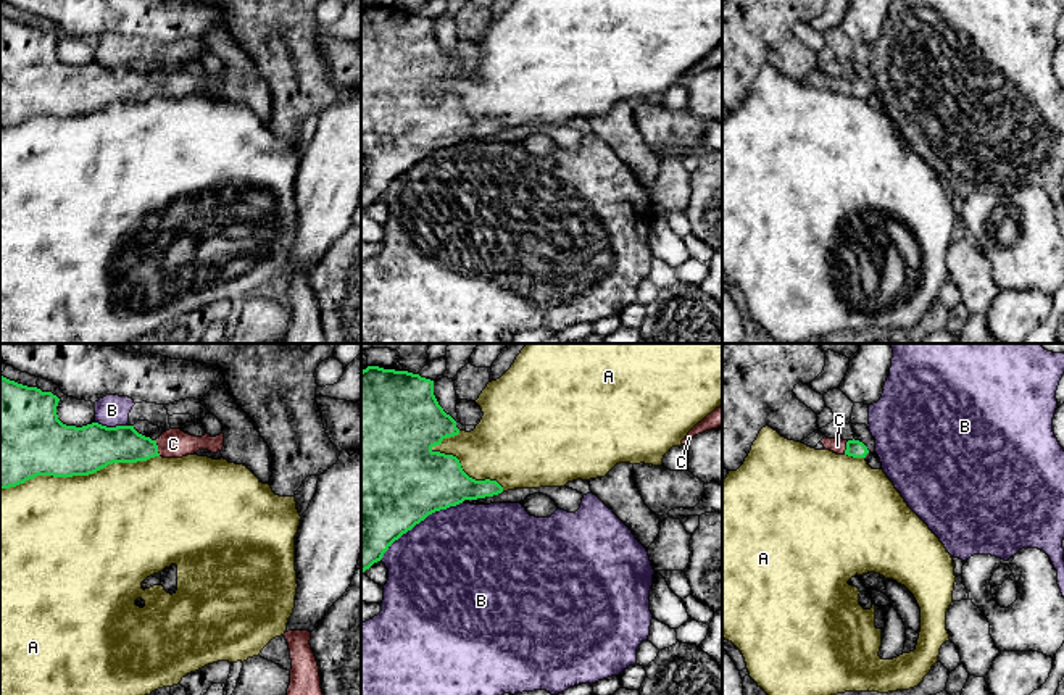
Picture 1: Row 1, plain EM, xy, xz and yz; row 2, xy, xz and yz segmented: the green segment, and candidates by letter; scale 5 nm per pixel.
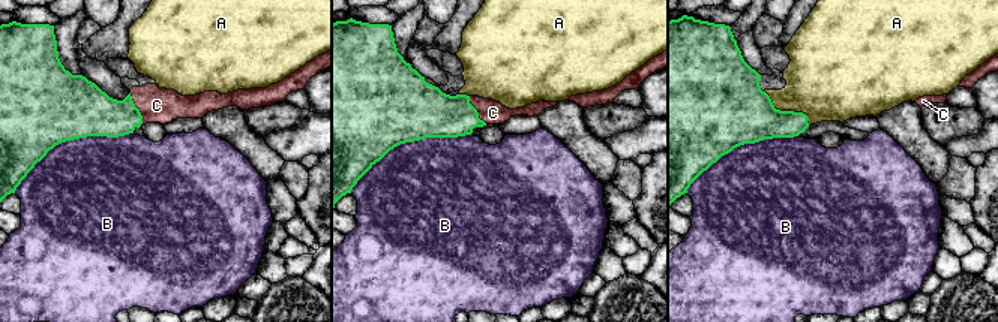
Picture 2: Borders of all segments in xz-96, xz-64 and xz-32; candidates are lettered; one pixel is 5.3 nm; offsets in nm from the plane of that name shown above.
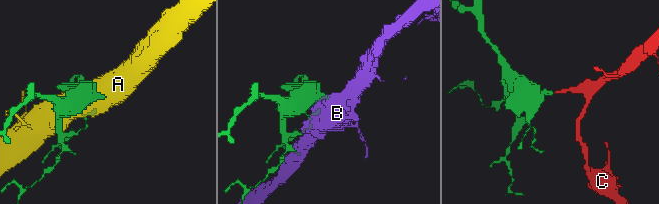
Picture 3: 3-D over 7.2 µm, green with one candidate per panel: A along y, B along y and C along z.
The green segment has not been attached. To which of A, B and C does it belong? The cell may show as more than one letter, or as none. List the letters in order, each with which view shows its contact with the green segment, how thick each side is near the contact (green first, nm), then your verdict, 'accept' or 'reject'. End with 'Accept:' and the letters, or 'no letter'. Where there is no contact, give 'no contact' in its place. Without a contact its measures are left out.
A: xy | 300/500 nm | reject
B: xz | 500/500 nm | reject
C: xy | 190/140 nm | accept
Accept: C

